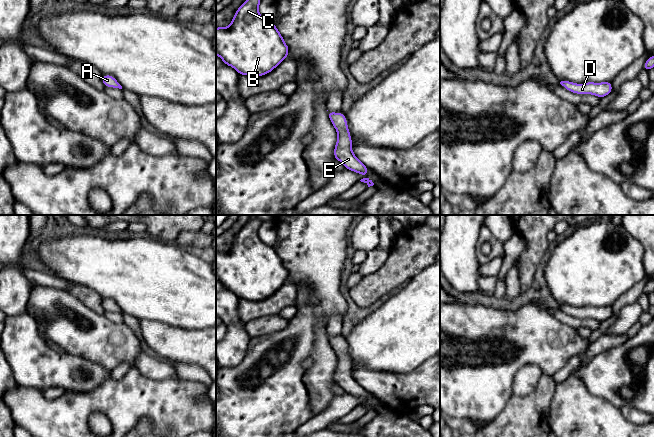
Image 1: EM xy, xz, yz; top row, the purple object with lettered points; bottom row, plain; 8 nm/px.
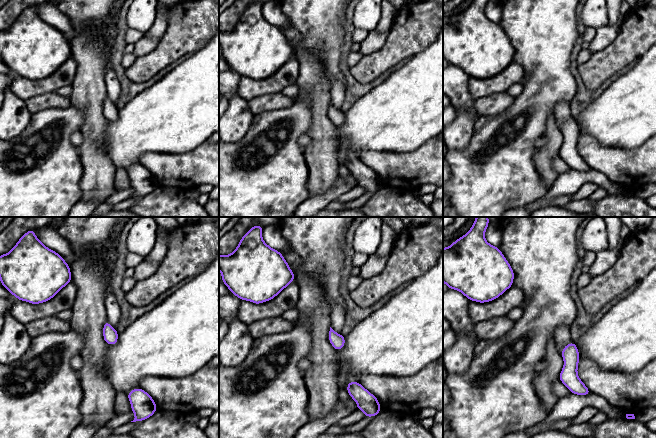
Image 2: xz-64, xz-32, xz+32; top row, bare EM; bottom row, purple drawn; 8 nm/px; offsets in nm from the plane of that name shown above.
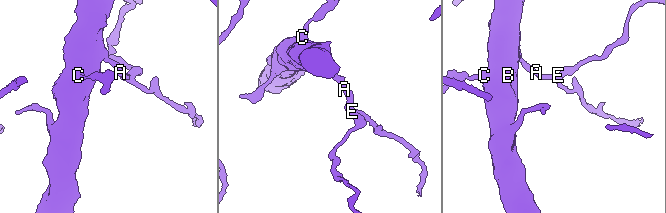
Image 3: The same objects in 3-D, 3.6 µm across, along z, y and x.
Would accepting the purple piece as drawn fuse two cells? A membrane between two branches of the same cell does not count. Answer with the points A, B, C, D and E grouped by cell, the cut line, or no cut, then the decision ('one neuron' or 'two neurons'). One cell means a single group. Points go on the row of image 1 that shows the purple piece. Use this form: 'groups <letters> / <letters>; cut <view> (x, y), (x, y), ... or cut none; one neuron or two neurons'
groups A B C D E; cut none; one neuron

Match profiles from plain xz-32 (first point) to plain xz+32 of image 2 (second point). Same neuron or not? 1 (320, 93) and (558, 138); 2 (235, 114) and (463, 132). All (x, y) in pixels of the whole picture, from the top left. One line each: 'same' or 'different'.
1: same
2: same

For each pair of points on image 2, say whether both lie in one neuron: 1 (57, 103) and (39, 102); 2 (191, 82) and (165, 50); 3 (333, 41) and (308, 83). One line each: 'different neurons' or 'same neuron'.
1: same neuron
2: different neurons
3: different neurons

